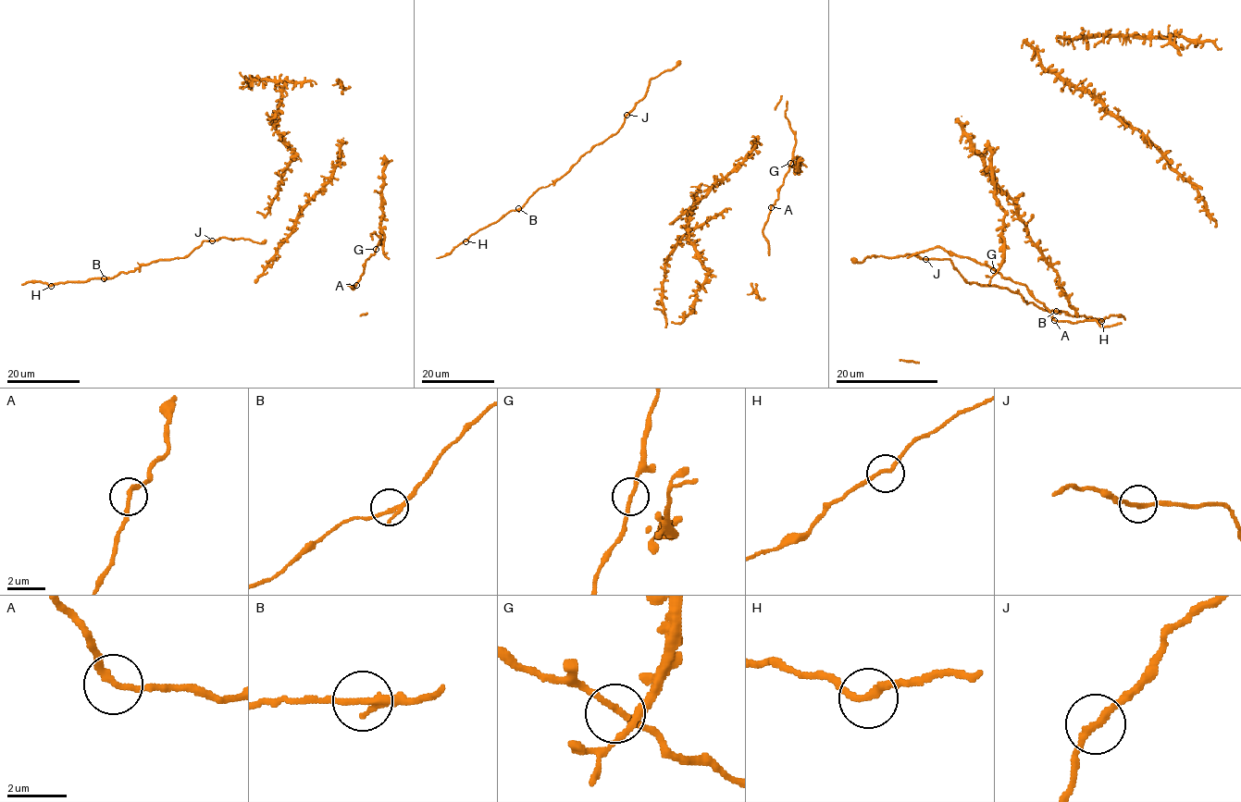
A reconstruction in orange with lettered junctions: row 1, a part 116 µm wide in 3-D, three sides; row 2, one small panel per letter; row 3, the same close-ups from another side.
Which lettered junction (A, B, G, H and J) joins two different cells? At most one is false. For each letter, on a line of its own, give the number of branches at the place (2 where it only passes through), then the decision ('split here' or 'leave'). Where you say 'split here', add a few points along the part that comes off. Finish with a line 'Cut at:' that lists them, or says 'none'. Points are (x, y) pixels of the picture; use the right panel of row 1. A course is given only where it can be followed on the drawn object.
A: 2 | leave
B: 2 | leave
G: 2 | leave
H: 2 | leave
J: 2 | leave
Cut at: none

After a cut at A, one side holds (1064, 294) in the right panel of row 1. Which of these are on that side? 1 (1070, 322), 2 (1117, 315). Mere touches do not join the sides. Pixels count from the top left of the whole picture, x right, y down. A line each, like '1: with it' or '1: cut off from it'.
1: cut off from it
2: with it

